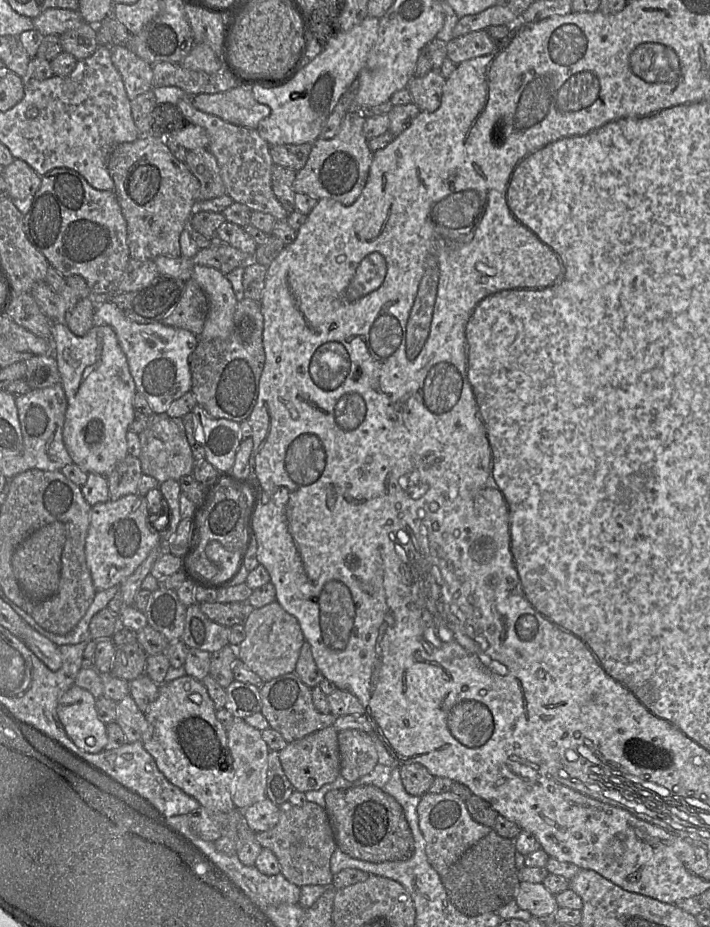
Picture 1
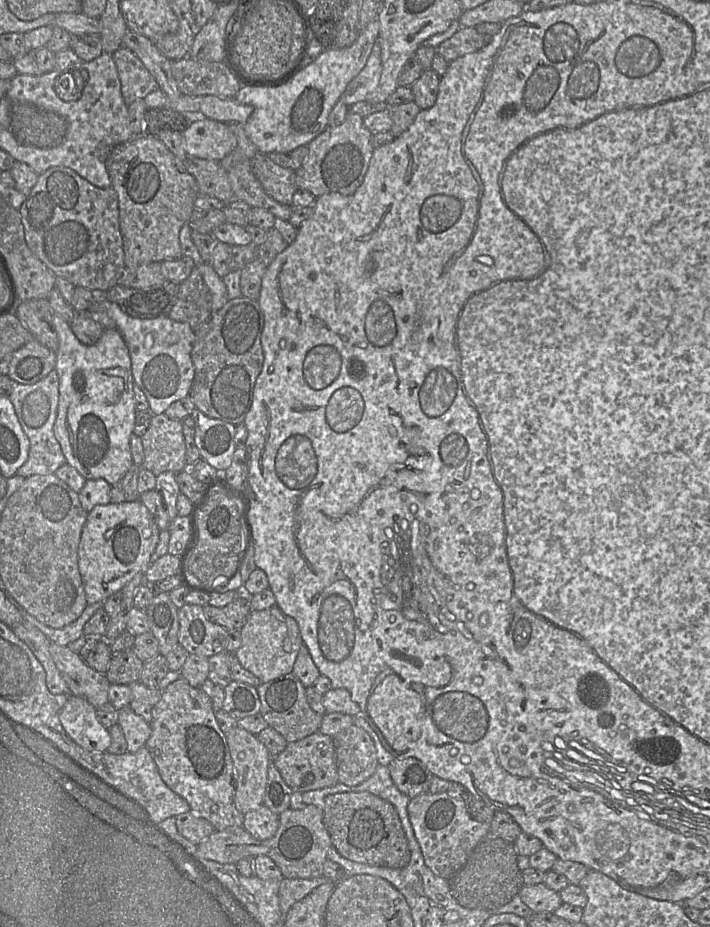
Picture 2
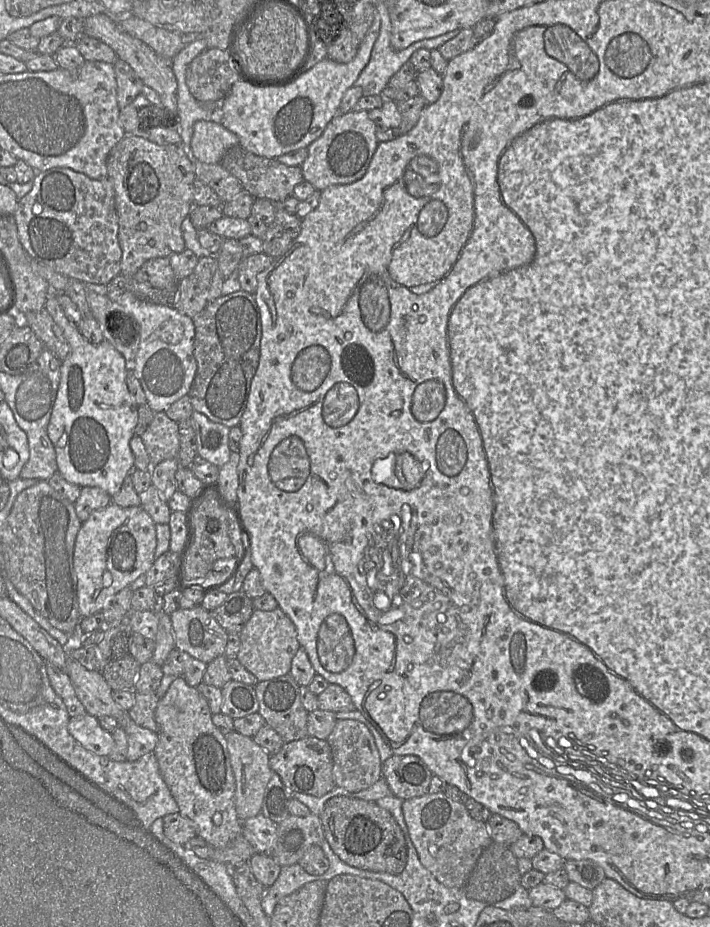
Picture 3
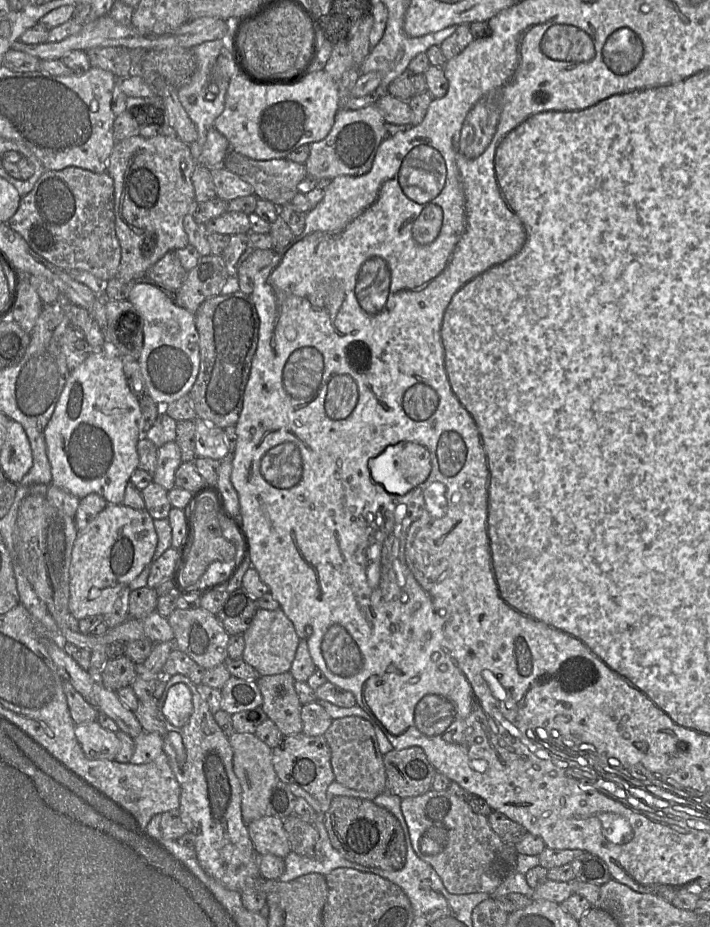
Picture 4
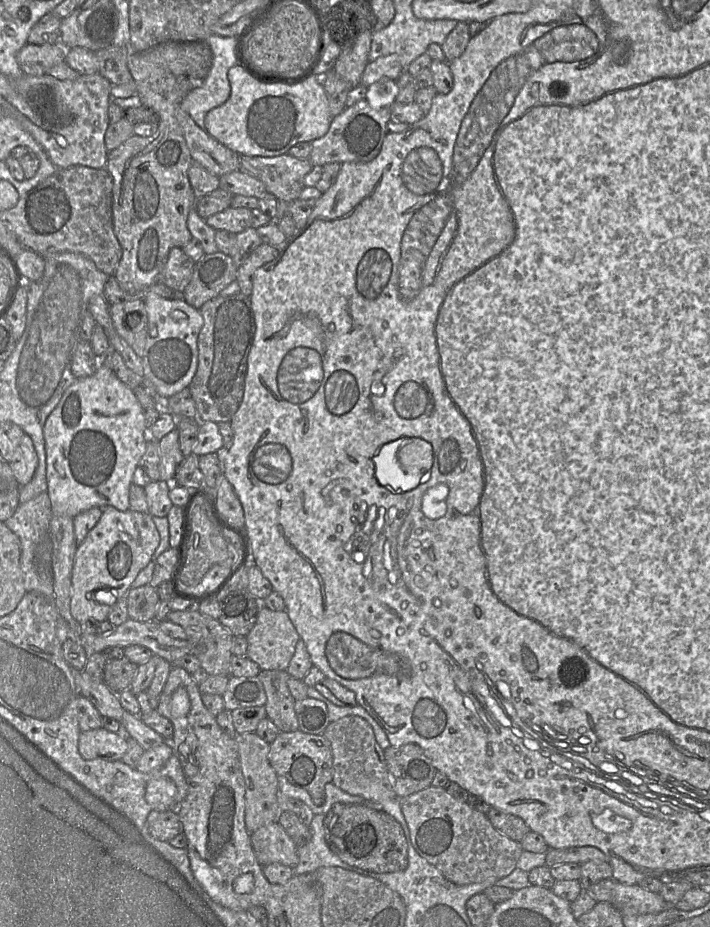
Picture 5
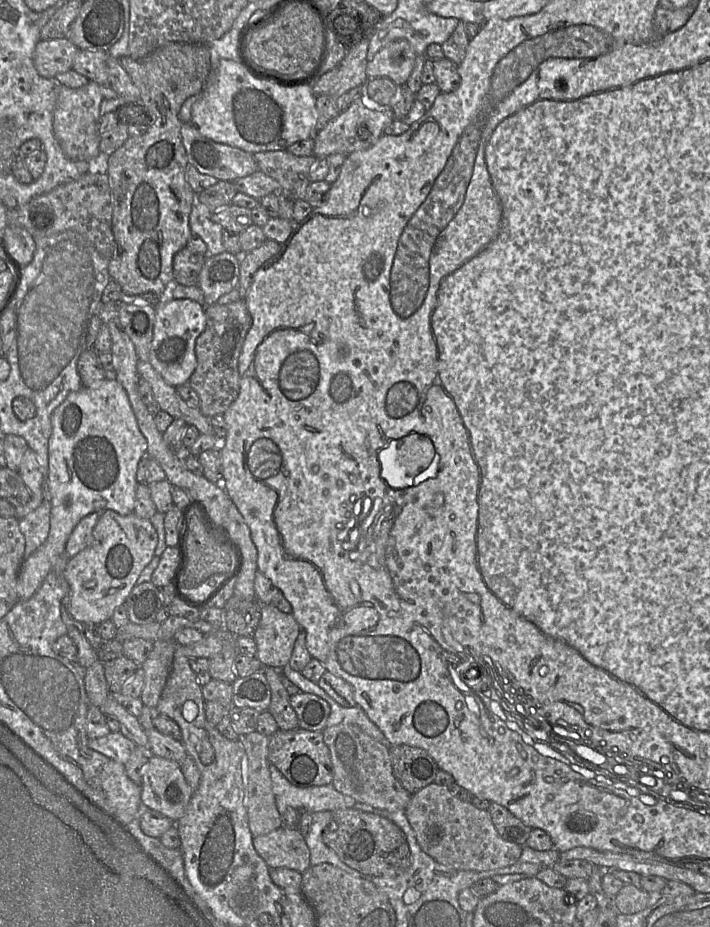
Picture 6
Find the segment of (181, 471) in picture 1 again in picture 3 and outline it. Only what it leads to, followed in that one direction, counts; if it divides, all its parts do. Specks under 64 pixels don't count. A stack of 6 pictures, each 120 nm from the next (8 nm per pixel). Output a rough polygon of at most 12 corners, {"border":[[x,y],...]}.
{"border":[[155,412],[140,437],[150,468],[178,459],[178,422]]}

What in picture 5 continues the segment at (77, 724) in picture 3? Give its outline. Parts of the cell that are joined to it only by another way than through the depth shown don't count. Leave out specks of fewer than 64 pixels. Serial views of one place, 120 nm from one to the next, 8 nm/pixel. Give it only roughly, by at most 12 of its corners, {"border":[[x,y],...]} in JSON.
{"border":[[105,728],[81,731],[80,755],[120,760],[128,737]]}

